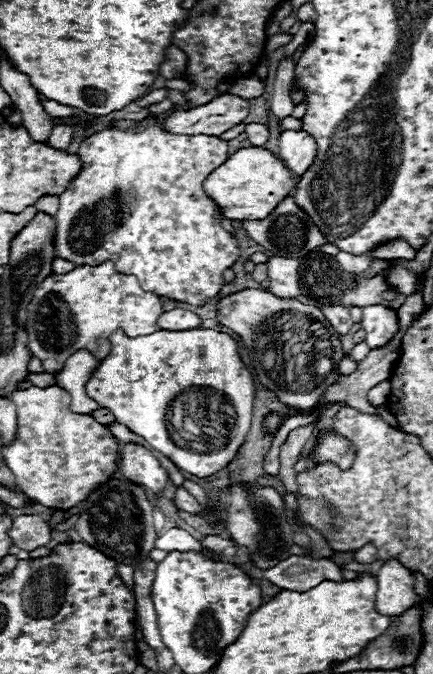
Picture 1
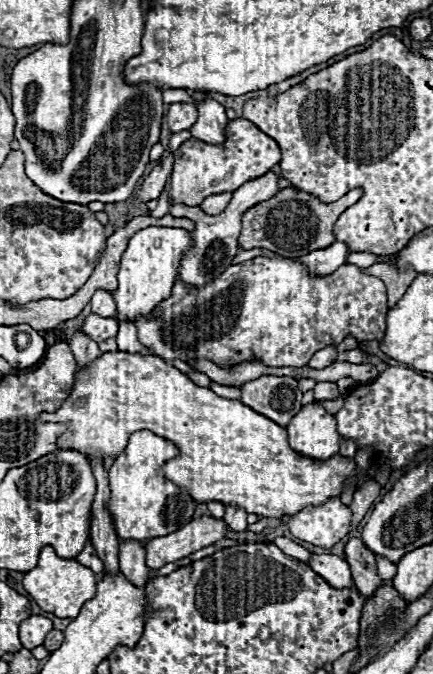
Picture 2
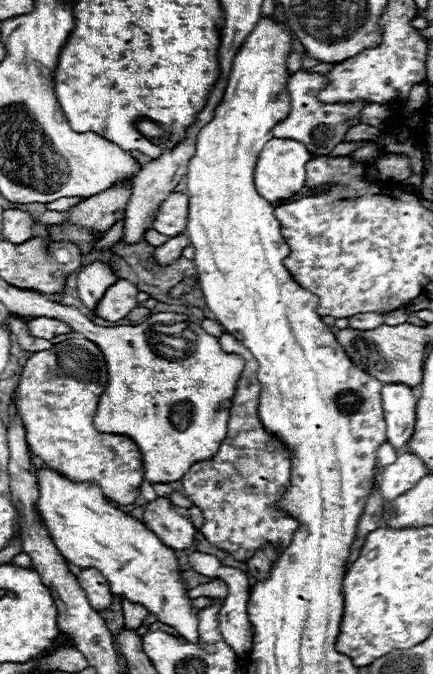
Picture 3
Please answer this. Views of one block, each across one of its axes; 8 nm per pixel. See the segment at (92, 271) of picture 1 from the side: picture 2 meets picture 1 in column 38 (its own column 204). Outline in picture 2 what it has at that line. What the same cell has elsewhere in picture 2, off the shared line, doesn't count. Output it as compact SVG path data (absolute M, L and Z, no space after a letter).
M252 258L236 266L228 266L218 278L206 282L206 286L186 286L176 282L172 294L154 306L154 316L136 320L138 340L164 360L206 358L214 364L240 364L240 362L264 362L266 366L306 366L314 352L330 344L340 344L348 334L358 342L380 340L386 328L386 288L376 276L362 274L358 266L344 264L334 274L318 278L306 274L306 268L286 258Z

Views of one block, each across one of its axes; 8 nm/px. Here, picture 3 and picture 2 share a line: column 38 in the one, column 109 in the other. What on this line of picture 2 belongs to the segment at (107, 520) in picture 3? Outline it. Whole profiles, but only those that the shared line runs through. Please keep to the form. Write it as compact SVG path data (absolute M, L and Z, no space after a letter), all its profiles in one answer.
M140 430L130 436L126 450L114 460L112 468L108 470L110 500L106 508L112 514L112 522L120 540L144 542L148 538L172 534L192 520L196 502L184 488L178 488L160 476L160 466L176 454L178 448L172 442L166 442L148 430Z

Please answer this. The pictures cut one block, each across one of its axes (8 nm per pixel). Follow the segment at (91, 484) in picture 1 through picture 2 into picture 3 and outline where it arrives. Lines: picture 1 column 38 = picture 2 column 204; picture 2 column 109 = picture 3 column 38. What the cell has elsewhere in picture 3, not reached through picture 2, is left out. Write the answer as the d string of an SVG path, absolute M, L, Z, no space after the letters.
M72 338L56 344L52 350L36 352L28 358L22 378L16 388L16 404L20 418L26 428L26 442L30 450L46 462L48 468L60 472L72 482L90 482L98 484L106 498L118 502L118 504L134 504L138 498L140 484L144 482L144 466L142 466L142 454L138 446L124 434L102 434L96 432L92 426L92 418L96 414L98 400L102 392L106 390L108 380L108 368L102 350L86 340L86 338Z

